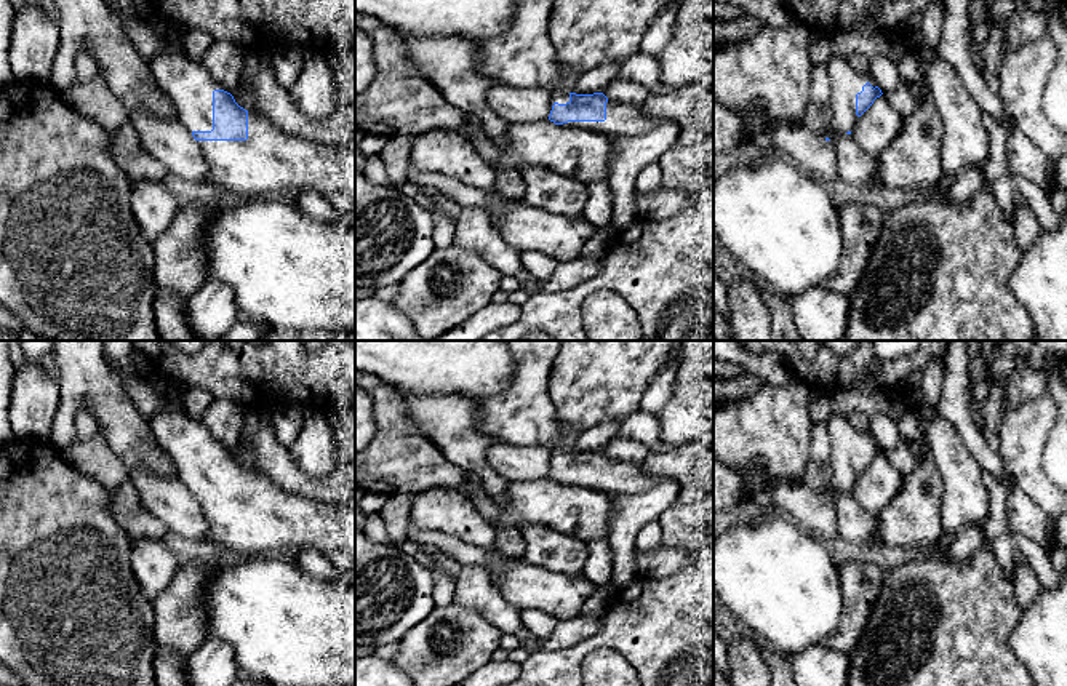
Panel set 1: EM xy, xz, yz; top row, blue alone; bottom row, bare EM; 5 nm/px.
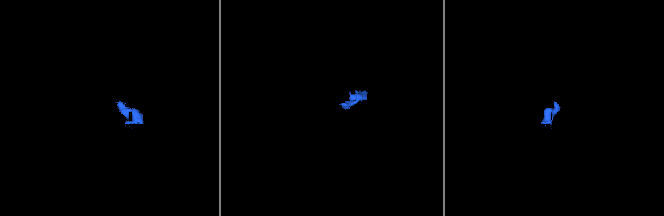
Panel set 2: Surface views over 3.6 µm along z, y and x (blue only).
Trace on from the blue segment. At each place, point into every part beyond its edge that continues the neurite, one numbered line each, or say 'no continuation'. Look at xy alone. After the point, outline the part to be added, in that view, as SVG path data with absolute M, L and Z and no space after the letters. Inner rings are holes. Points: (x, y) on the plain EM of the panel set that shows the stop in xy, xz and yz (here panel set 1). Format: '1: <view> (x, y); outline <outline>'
1: xy (189, 445); outline M158 411L147 419L154 441L192 489L213 488L213 449L222 448L211 432L186 413Z
2: xy (271, 520); outline M248 469L246 499L197 499L210 528L210 542L222 544L242 558L282 555L291 547L346 552L355 558L355 504L322 504L282 489Z

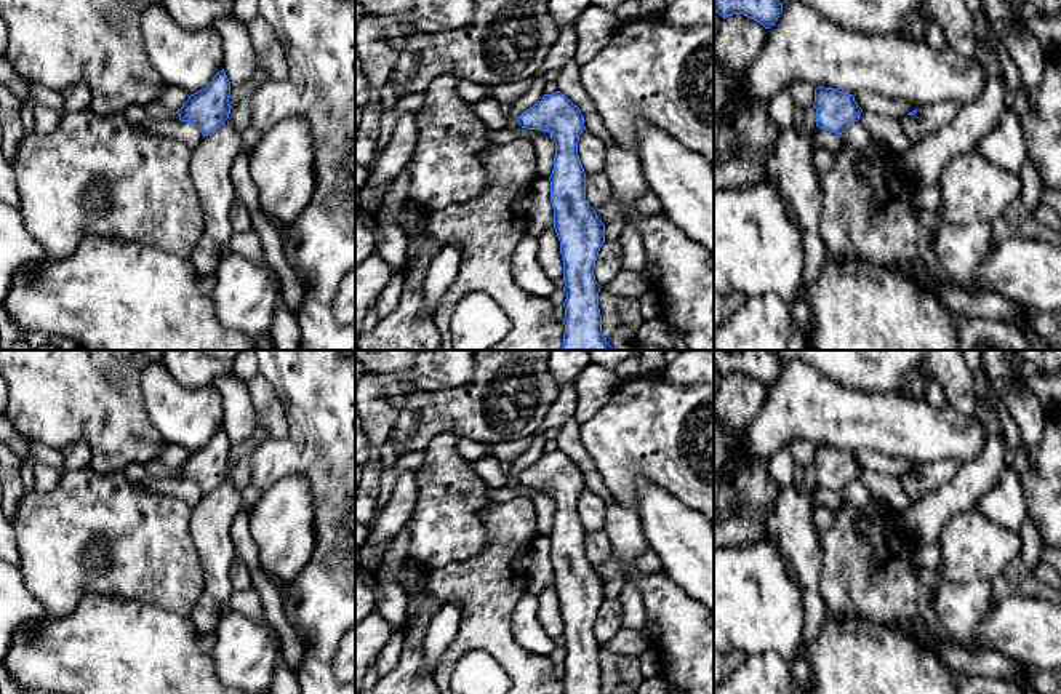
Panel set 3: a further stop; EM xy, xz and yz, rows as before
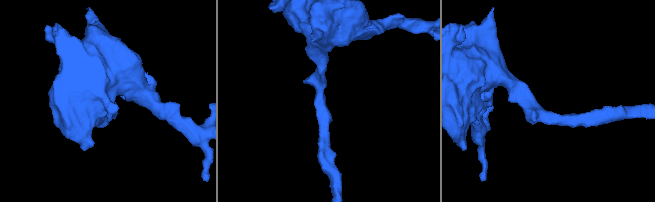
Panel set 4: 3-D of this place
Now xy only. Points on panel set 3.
no continuation

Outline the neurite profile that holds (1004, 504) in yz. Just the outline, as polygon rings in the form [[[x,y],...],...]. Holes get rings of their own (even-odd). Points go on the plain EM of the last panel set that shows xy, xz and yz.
[[[1003,467],[997,485],[971,509],[994,524],[1018,531],[1027,518],[1021,480],[1015,467]]]

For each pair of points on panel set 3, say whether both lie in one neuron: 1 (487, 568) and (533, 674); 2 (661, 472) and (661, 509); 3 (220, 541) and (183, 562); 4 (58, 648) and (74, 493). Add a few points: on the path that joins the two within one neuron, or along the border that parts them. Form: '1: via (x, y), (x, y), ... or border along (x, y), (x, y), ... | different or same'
1: via (487, 594), (487, 626), (508, 648) | same
2: border along (634, 480), (647, 478), (692, 509) | different
3: border along (189, 517), (189, 533), (199, 557), (205, 590) | different
4: border along (93, 595), (87, 595), (69, 614), (50, 618) | different

